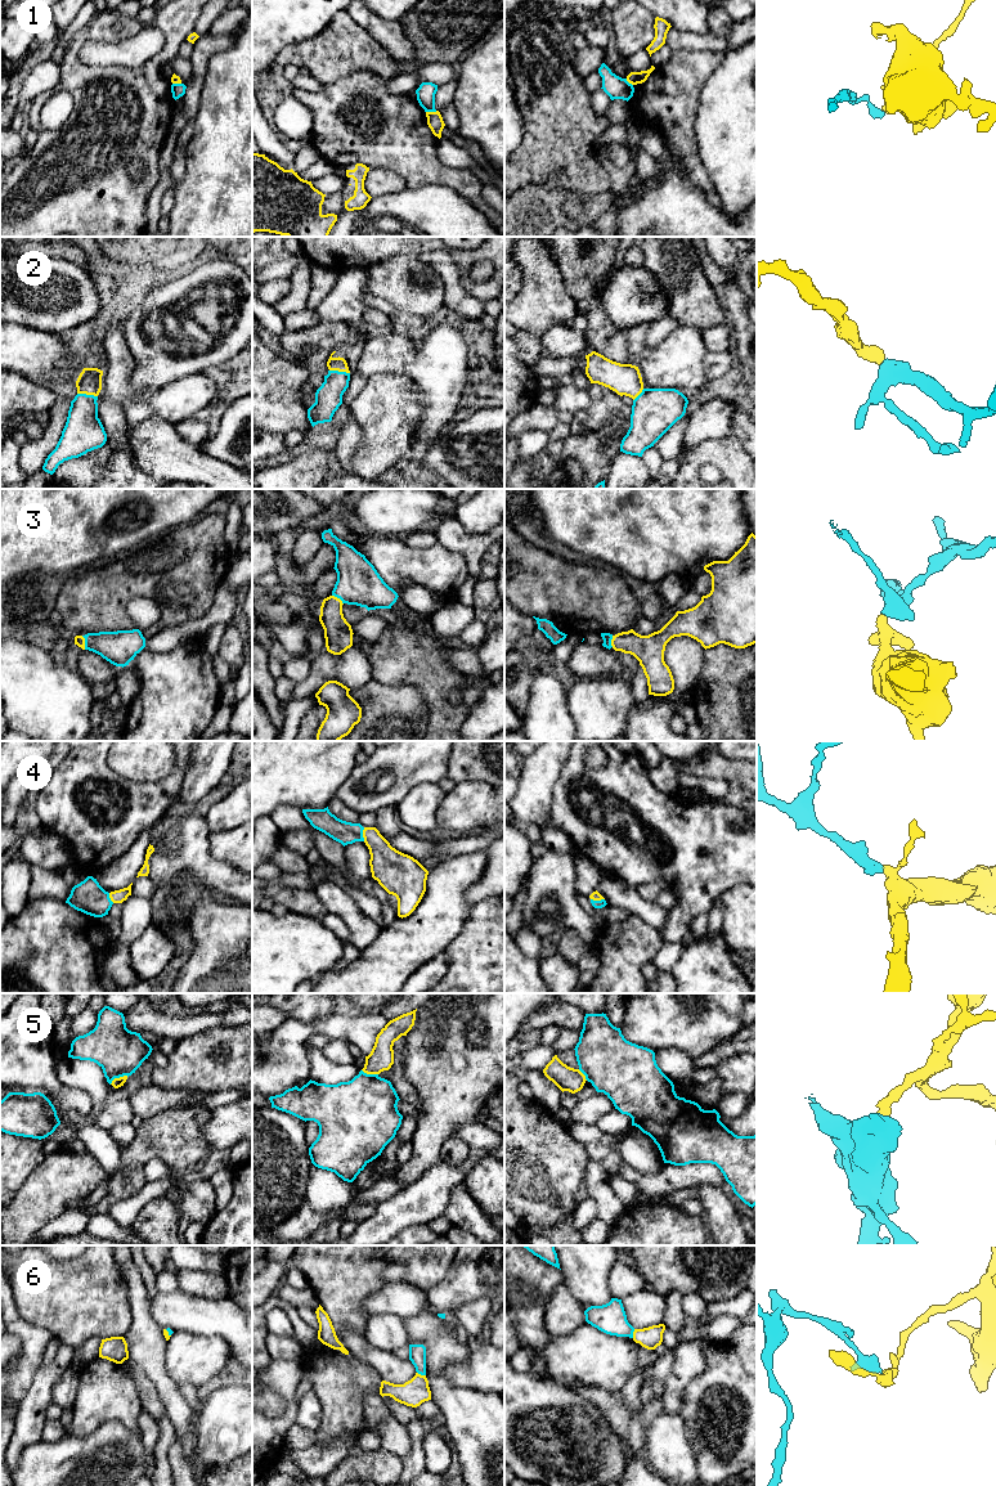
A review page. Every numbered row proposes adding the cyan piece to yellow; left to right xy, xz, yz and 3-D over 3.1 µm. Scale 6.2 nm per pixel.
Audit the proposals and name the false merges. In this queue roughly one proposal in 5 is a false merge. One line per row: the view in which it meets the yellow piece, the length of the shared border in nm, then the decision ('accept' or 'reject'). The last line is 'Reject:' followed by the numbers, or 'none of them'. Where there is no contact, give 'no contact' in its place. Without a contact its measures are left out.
1: xz | 70 nm | reject
2: xy | 130 nm | accept
3: xy | 90 nm | accept
4: xz | 90 nm | accept
5: xy | 130 nm | reject
6: xz | 60 nm | accept
Reject: 1, 5

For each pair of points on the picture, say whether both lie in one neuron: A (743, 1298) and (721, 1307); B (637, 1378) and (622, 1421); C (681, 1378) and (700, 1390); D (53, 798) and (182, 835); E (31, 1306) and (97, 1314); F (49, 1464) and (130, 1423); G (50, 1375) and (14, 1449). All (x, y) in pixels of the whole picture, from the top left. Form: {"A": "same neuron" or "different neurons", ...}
{"A": "same neuron", "B": "different neurons", "C": "different neurons", "D": "different neurons", "E": "same neuron", "F": "different neurons", "G": "same neuron"}

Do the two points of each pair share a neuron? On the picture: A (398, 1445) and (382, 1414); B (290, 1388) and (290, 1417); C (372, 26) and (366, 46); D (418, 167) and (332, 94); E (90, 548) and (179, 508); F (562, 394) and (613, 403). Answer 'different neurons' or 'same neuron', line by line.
A: same neuron
B: same neuron
C: different neurons
D: same neuron
E: same neuron
F: different neurons

